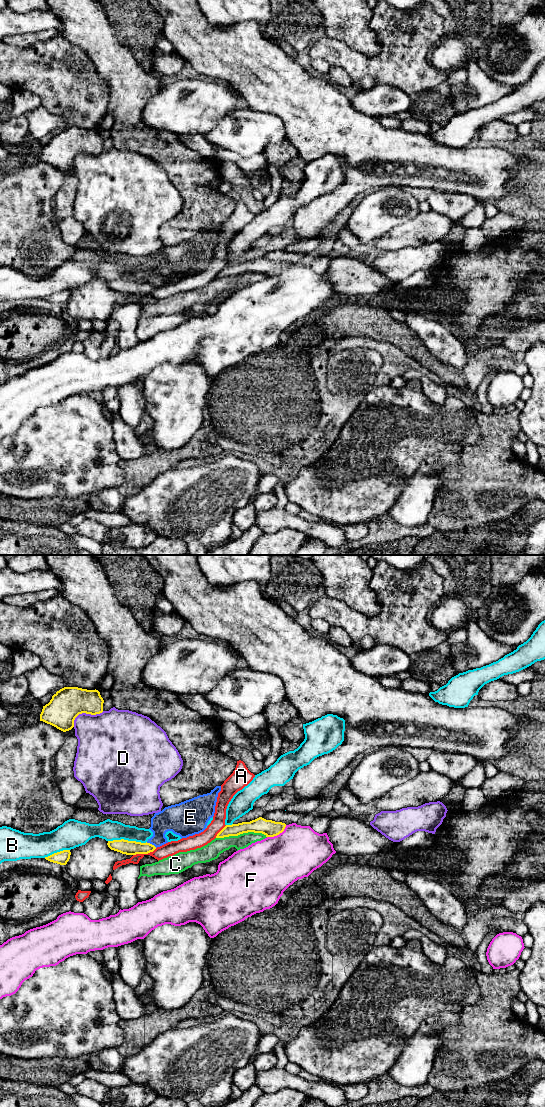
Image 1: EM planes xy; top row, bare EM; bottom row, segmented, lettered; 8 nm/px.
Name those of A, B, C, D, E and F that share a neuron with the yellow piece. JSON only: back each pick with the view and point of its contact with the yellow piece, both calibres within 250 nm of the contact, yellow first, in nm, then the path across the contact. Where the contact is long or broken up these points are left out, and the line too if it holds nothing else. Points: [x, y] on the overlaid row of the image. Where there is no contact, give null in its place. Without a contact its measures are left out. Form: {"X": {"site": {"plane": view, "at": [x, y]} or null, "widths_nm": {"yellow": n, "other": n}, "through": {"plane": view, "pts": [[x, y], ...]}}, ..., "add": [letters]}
{"add": []}

